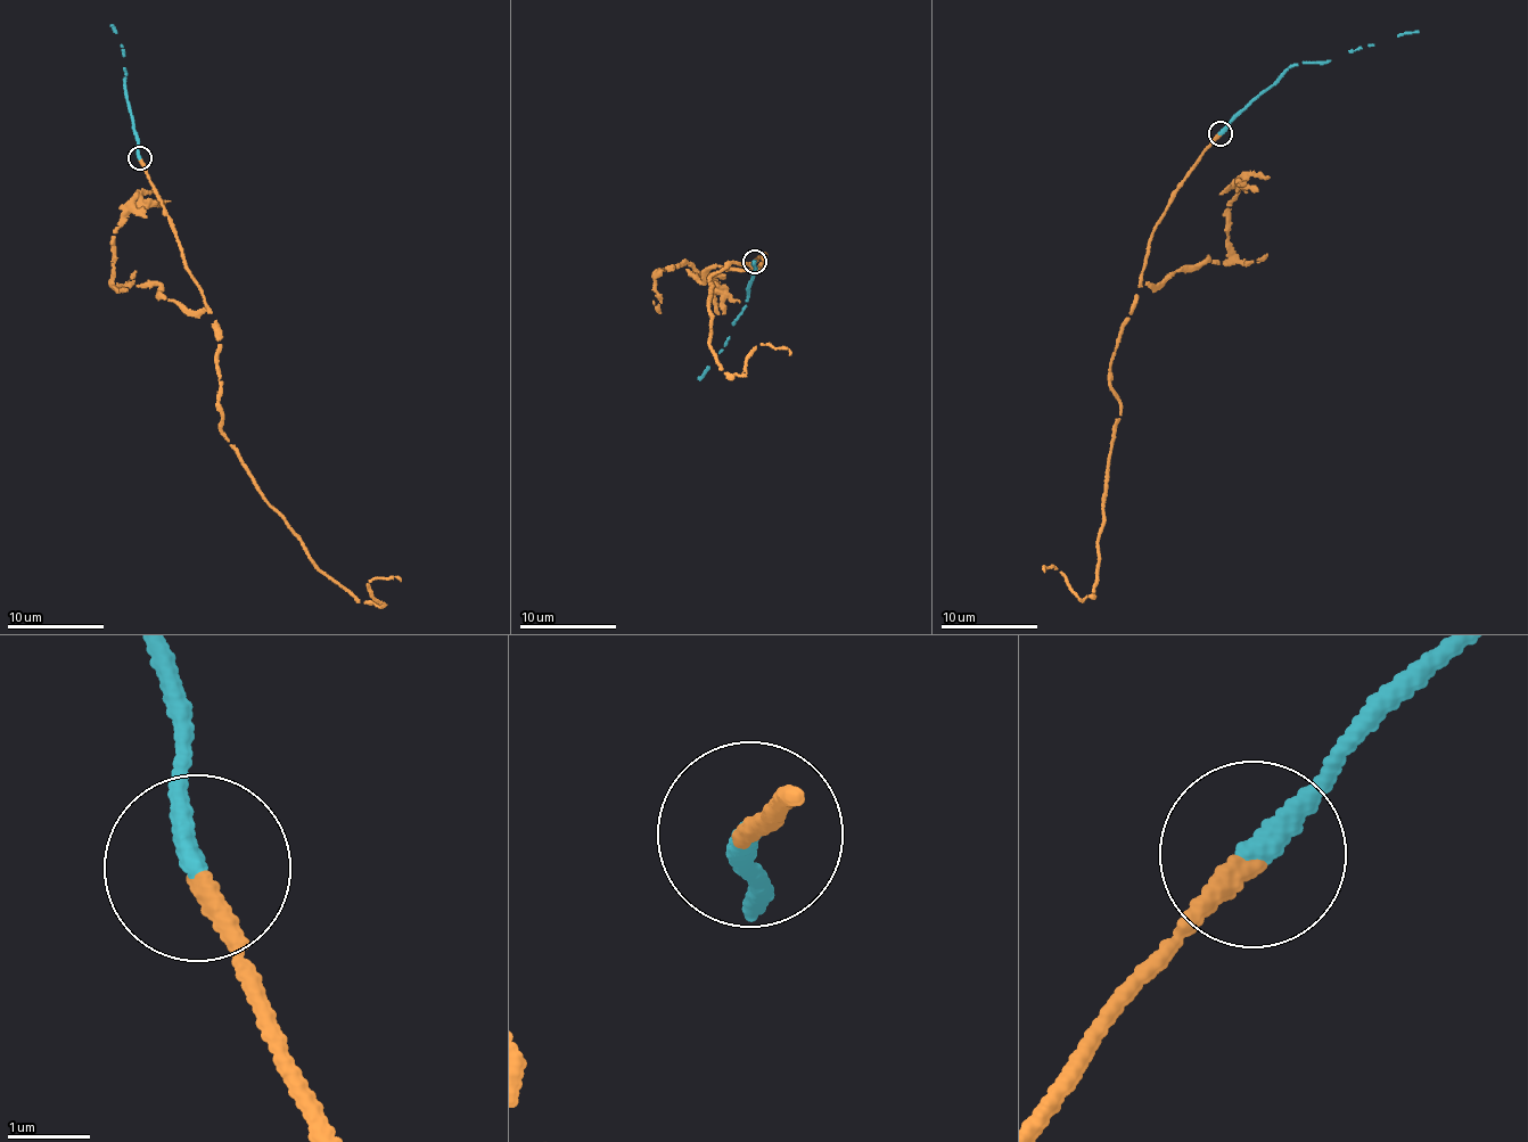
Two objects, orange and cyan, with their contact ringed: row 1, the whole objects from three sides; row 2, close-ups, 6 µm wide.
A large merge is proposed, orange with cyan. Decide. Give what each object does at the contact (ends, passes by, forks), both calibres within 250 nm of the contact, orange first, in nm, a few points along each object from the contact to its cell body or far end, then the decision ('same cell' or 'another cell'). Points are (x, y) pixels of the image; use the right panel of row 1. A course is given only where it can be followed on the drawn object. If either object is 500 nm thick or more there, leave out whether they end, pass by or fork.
orange ends | cyan ends | 240/280 nm | orange via (1220, 132), (1156, 226), (1109, 366), (1119, 407), (1093, 593), (1082, 599), (1064, 574), (1043, 573) | cyan via (1220, 132), (1232, 115), (1297, 64), (1327, 64), (1356, 49), (1418, 33) | same cell

